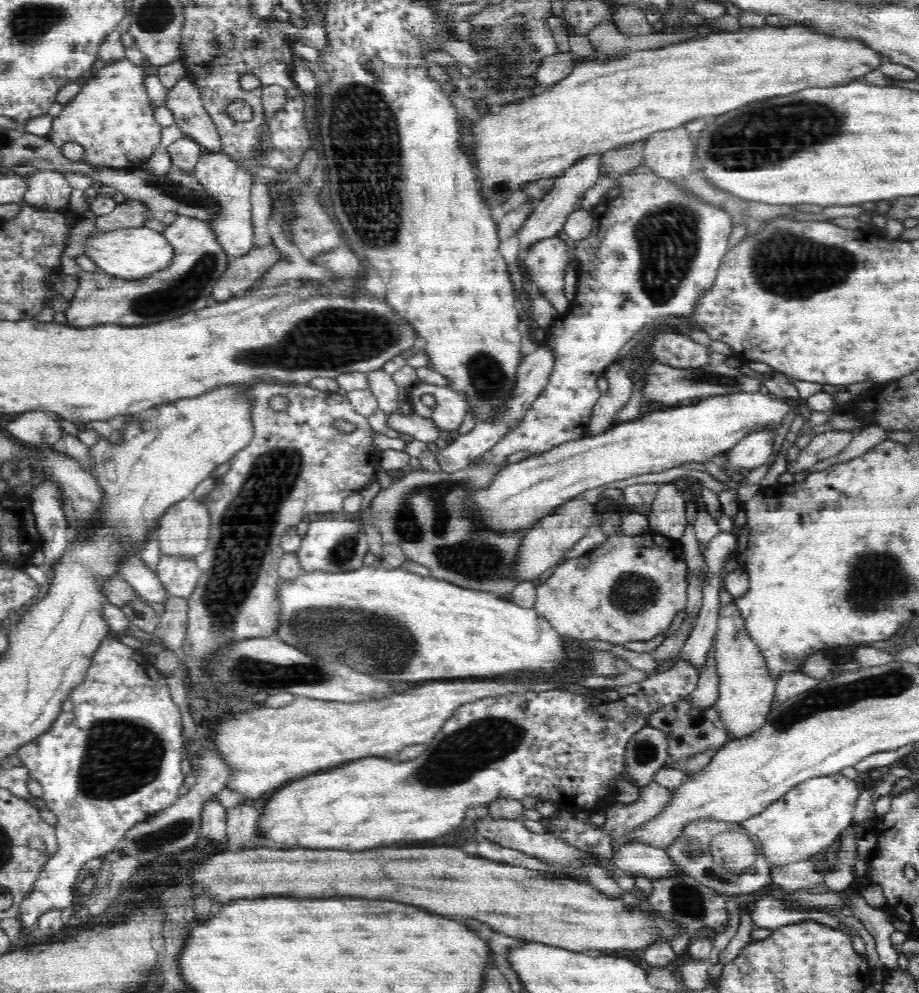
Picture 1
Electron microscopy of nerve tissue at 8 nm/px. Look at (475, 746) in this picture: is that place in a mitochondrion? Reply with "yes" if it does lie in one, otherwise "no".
yes

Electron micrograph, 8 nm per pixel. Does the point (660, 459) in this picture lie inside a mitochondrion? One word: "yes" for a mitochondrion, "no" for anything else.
no

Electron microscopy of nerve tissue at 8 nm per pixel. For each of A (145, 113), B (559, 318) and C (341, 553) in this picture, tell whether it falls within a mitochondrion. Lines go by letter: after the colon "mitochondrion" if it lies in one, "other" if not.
A: other
B: other
C: mitochondrion

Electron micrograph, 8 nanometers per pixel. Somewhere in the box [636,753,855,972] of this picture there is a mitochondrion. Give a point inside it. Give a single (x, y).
(686, 900)

